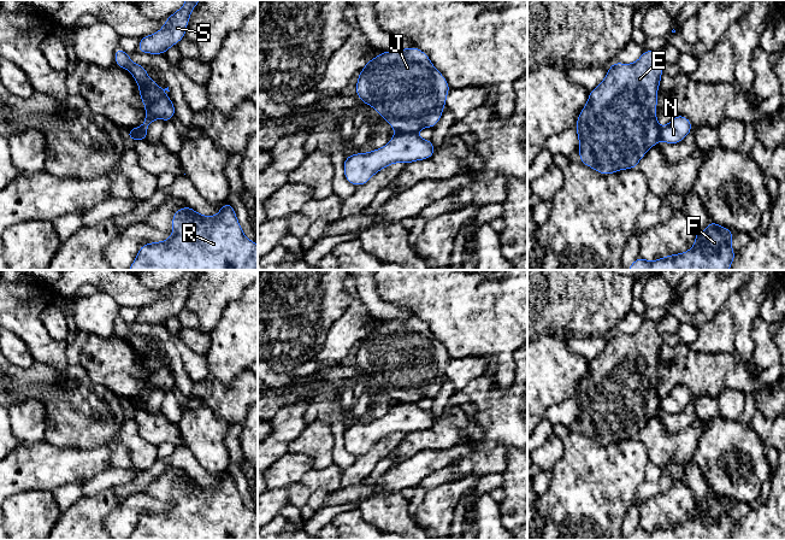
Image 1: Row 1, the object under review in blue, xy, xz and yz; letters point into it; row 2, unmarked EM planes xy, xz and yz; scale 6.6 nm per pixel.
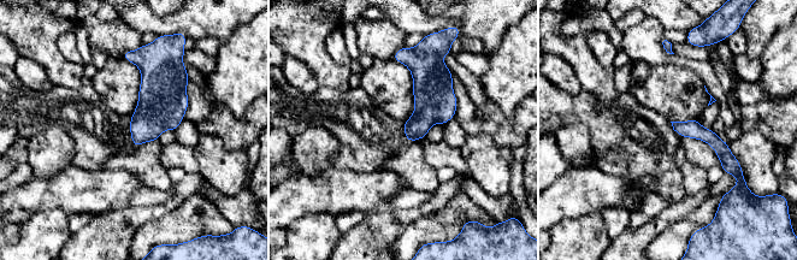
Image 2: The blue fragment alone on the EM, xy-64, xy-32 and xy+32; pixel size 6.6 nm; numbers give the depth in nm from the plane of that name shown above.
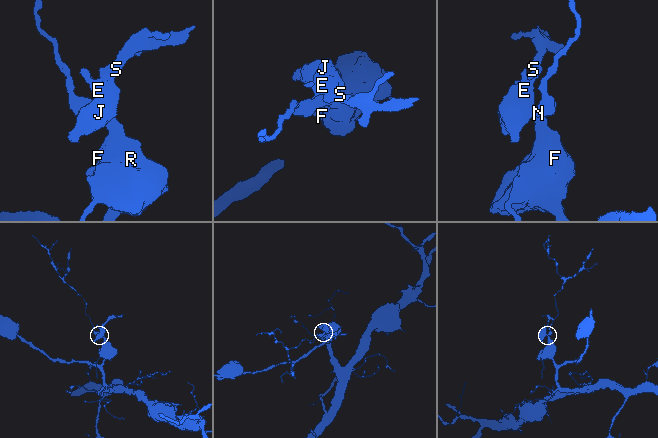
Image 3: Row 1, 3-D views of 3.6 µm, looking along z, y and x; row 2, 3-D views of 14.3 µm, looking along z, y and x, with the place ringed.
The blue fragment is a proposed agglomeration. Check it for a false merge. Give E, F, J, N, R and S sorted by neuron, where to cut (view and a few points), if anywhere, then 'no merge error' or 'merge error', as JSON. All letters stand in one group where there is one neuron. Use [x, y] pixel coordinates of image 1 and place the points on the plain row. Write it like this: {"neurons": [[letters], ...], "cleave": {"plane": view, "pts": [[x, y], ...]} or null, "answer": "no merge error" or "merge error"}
{"neurons": [["E", "J", "S"], ["F", "N", "R"]], "cleave": {"plane": "xz", "pts": [[396, 401], [415, 404]]}, "answer": "merge error"}

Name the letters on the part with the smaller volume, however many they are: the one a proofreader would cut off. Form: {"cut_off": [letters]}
{"cut_off": ["E", "J", "S"]}

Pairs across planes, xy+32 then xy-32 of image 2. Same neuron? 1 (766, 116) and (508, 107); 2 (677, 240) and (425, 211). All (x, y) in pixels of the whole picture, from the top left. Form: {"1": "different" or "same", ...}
{"1": "different", "2": "different"}

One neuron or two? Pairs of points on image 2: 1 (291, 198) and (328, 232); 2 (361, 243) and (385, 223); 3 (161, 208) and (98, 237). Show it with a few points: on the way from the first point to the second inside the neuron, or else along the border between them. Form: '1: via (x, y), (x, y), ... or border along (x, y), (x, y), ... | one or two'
1: border along (334, 214), (326, 212), (306, 213), (285, 228) | two
2: via (367, 241), (379, 229) | one
3: via (146, 213), (135, 218), (124, 218), (113, 229) | one

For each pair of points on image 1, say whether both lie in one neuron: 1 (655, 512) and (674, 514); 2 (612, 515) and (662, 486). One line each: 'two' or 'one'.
1: one
2: two

